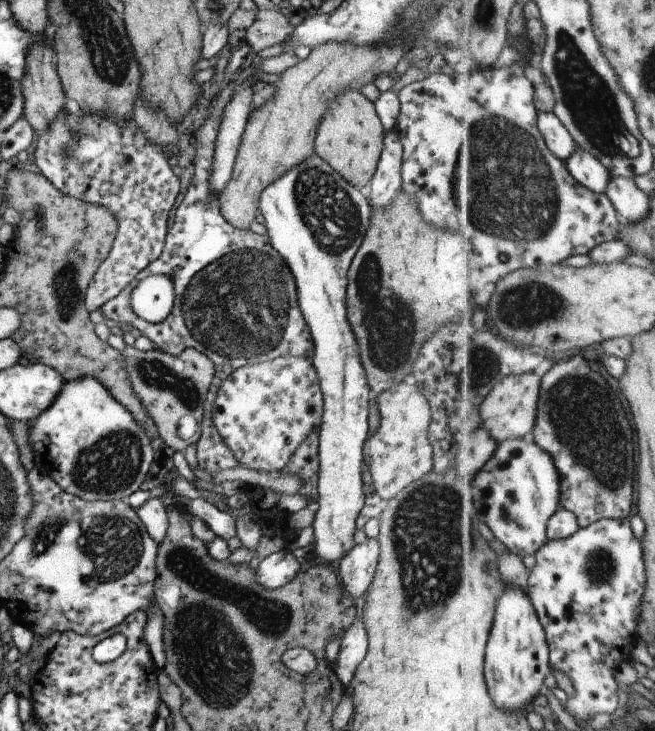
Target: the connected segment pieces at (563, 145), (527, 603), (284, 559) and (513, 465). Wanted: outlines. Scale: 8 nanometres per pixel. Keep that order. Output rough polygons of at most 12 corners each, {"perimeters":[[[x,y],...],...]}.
{"perimeters":[[[538,110],[547,148],[566,161],[580,148],[554,112]],[[505,585],[485,652],[497,706],[525,710],[551,674],[532,599]],[[283,548],[260,559],[255,582],[276,589],[302,564]],[[535,430],[476,474],[477,519],[519,556],[561,507],[556,460]]]}

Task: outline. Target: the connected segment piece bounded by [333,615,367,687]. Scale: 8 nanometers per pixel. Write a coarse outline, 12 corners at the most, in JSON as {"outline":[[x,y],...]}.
{"outline":[[360,615],[340,638],[333,666],[346,687],[366,652]]}

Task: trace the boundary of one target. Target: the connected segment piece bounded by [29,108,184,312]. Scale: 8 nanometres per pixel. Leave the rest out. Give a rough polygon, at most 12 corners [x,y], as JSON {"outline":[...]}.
{"outline":[[65,108],[33,170],[103,206],[92,312],[161,254],[184,184],[133,118]]}

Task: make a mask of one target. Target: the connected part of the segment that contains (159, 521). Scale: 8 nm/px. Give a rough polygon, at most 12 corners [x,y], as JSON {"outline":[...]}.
{"outline":[[155,493],[135,510],[156,545],[165,538],[166,501]]}

